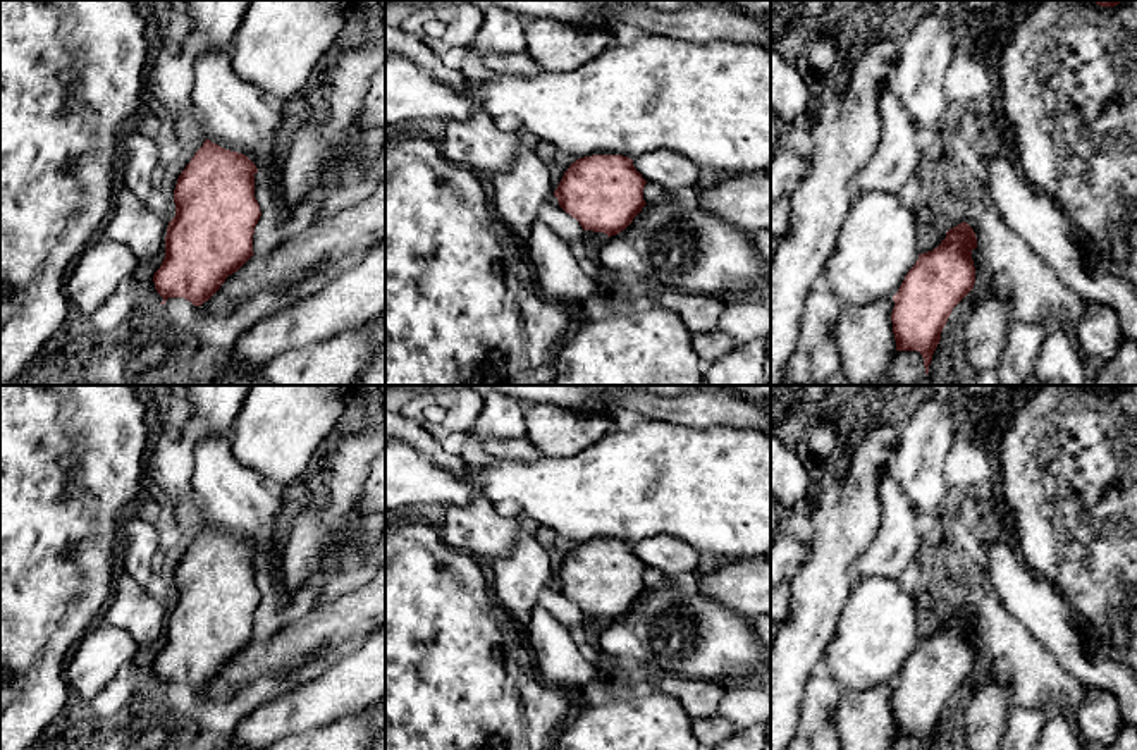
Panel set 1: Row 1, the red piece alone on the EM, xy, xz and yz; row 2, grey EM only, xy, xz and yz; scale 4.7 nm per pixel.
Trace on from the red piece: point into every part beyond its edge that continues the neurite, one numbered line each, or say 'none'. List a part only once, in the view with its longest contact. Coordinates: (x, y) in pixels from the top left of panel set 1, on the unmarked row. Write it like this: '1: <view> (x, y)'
1: xy (238, 504)

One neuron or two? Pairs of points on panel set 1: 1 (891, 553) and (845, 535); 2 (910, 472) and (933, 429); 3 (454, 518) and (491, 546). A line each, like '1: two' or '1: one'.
1: two
2: one
3: one

